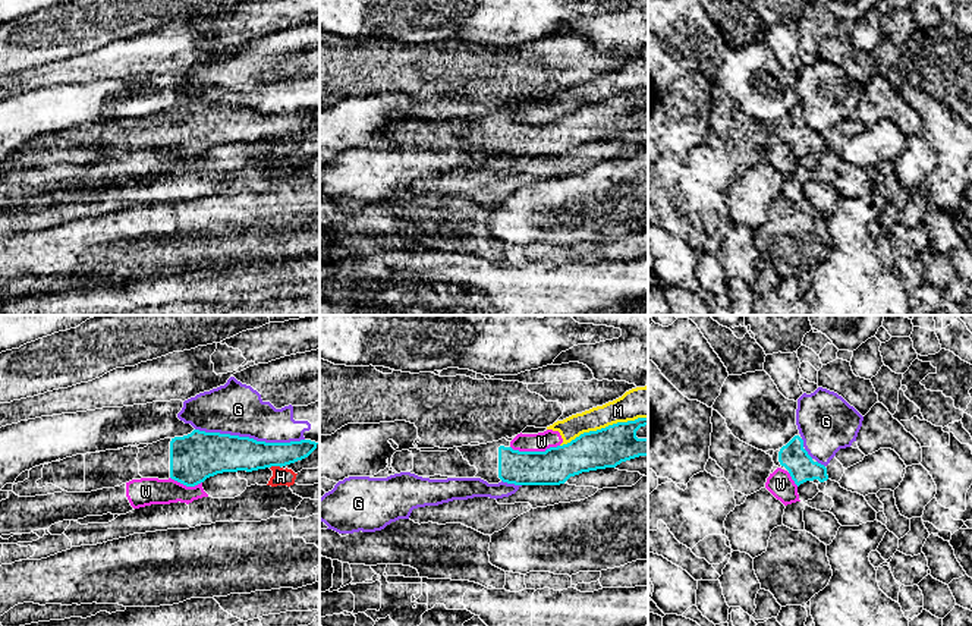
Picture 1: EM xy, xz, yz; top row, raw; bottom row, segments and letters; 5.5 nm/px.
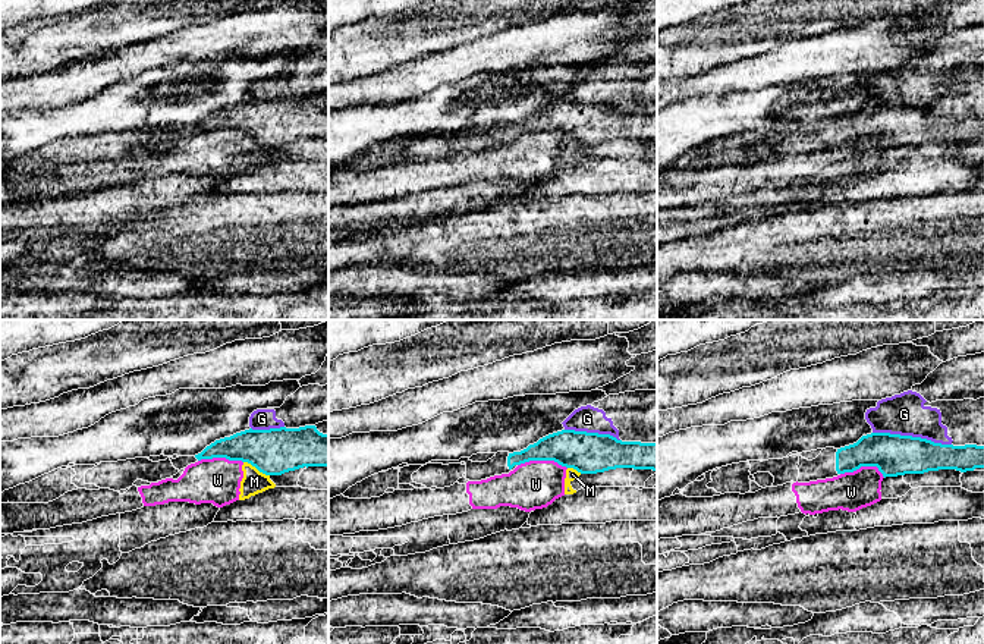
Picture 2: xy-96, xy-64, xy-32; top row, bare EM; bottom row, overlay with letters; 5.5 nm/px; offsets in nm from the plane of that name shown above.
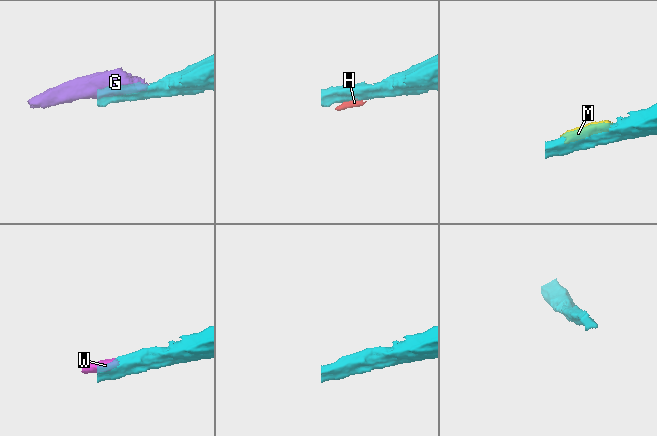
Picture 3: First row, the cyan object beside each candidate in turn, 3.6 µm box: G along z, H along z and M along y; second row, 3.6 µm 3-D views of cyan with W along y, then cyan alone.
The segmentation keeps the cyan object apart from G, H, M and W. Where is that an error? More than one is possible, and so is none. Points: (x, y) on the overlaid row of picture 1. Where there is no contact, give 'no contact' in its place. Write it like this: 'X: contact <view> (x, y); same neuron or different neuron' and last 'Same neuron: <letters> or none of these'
G: contact xy (248, 437); different neuron
H: contact xy (274, 465); different neuron
M: contact xz (603, 428); different neuron
W: contact xz (534, 452); different neuron
Same neuron: none of these

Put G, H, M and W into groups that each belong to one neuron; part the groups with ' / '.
G / H / M W

